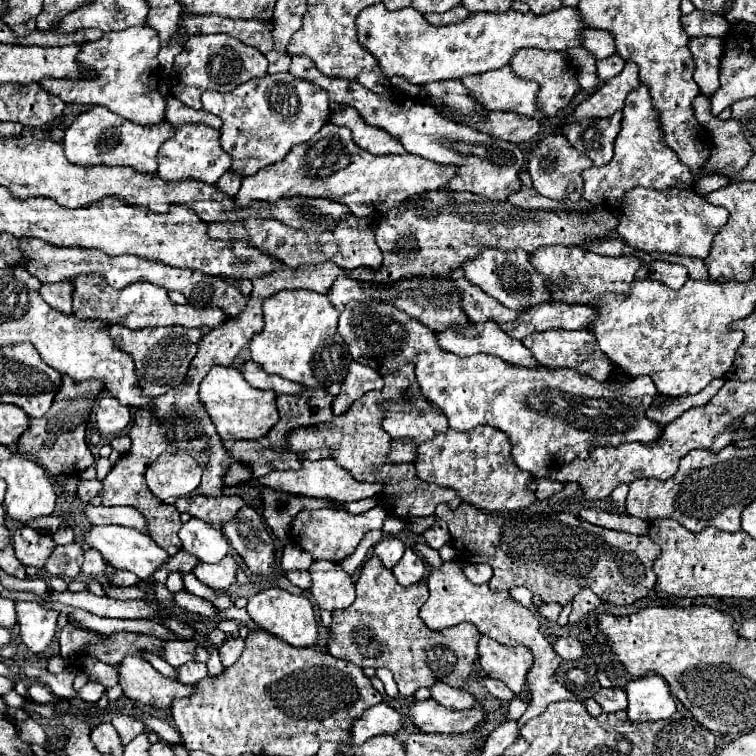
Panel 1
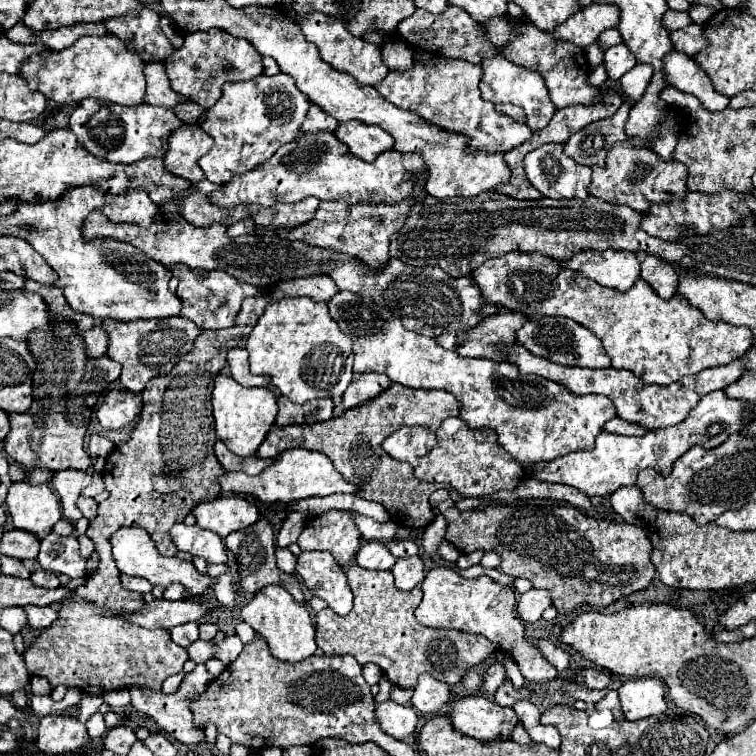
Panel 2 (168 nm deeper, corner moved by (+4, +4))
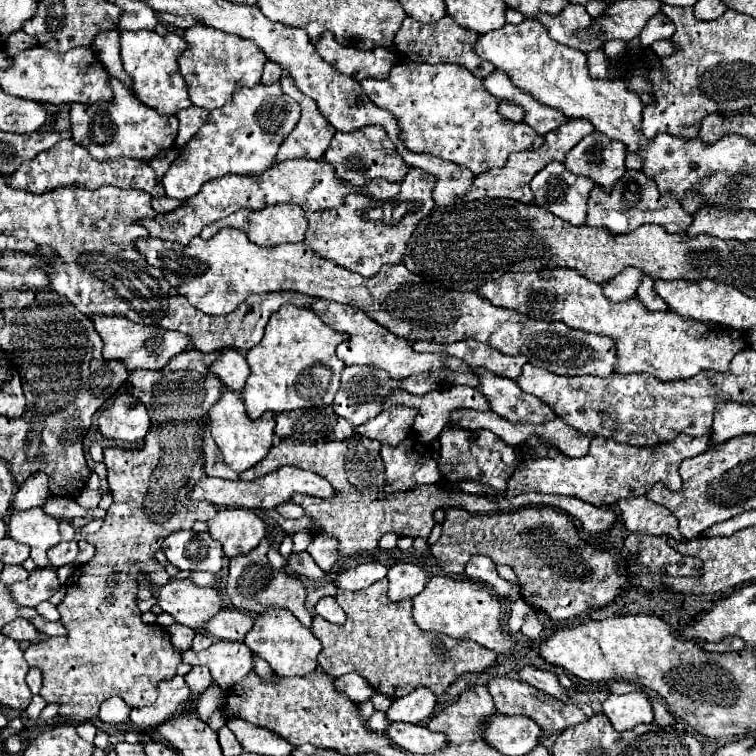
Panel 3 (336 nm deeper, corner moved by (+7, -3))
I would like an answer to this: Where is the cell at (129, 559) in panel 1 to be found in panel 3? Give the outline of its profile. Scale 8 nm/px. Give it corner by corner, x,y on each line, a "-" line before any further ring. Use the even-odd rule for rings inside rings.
139,574
137,584
141,588
151,590
157,598
157,606
161,606
163,612
169,612
175,618
175,622
193,630
203,630
203,620
209,620
209,616
215,616
221,610
217,590
201,588
189,578
175,578
163,586
157,586
149,580
149,576

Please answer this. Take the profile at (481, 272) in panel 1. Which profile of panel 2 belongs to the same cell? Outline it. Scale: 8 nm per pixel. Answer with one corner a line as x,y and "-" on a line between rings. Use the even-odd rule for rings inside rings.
514,251
504,257
490,259
472,273
472,279
480,287
482,297
486,301
502,305
510,311
520,311
528,317
538,315
538,313
540,315
560,315
560,317
570,317
570,319
578,321
580,325
588,327
596,337
602,339
604,349
606,349
608,357
612,359
612,367
628,369
636,377
644,379
646,383
668,385
668,383
682,379
684,375
696,375
710,367
728,365
734,359
740,359
753,344
752,333
747,327
726,325
723,332
716,332
714,321
708,321
702,315
702,311
688,305
688,301
684,297
674,295
668,301
660,299
660,297
656,297
656,293
650,289
650,285
644,279
638,279
636,285
632,285
632,289
622,293
616,289
600,287
596,281
592,281
576,271
570,271
560,261
556,261
548,255
542,255
542,253

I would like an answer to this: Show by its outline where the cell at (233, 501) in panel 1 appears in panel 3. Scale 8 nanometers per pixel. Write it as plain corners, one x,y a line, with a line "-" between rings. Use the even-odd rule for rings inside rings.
221,508
221,510
217,510
215,518
207,520
207,526
209,526
209,530
207,530
209,536
221,542
223,552
229,558
253,550
261,542
261,538
265,536
263,520
253,510
245,510
245,508

